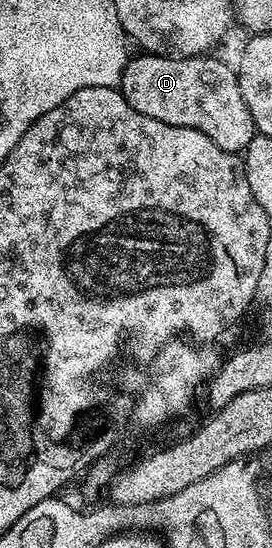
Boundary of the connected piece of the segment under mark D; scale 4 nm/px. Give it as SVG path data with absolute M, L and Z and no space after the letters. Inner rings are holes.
M138 54L129 59L122 73L120 87L124 100L136 108L136 112L144 112L144 116L152 116L152 120L164 120L164 124L172 124L180 128L192 128L196 132L204 132L212 144L233 154L245 152L248 144L256 136L252 112L248 112L248 104L244 104L244 96L240 93L238 71L233 65L221 62L214 56L177 56L169 58L166 54Z

